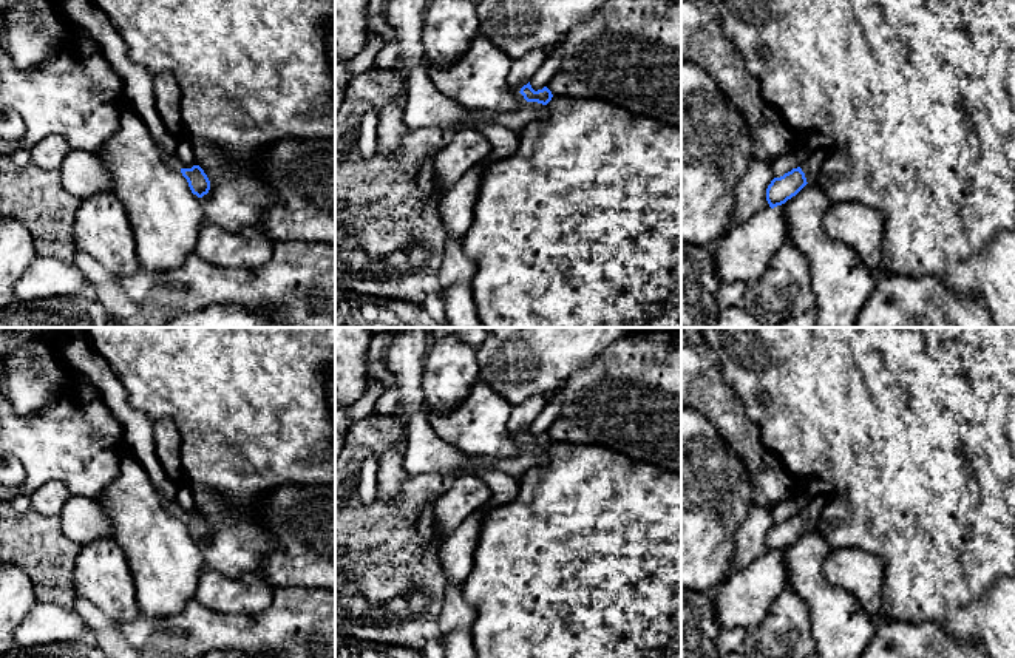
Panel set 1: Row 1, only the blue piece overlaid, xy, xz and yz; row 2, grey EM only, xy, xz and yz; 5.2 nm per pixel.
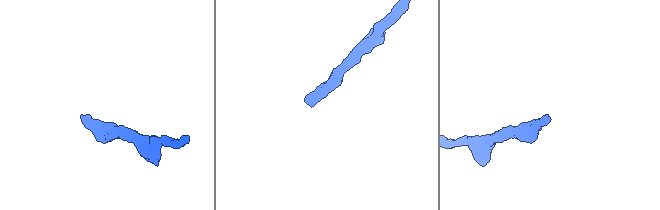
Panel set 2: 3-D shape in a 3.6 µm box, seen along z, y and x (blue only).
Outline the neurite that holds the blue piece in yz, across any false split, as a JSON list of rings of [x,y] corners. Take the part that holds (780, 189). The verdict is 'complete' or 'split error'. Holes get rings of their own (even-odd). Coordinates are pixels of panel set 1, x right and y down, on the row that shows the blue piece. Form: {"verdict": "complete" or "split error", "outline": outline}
{"verdict": "split error", "outline": [[[813,150],[806,161],[780,178],[774,178],[766,188],[766,201],[771,209],[785,204],[806,184],[814,185],[825,162],[825,150]]]}

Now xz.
{"verdict": "split error", "outline": [[[530,82],[519,93],[527,102],[516,111],[507,114],[473,111],[473,117],[479,122],[494,124],[521,134],[530,124],[545,117],[545,105],[552,100],[553,94],[547,86],[535,91]]]}

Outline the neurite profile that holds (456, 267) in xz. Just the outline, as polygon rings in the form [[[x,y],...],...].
[[[446,236],[443,259],[439,270],[440,287],[470,284],[476,275],[476,269],[476,263],[463,253],[460,239]]]

